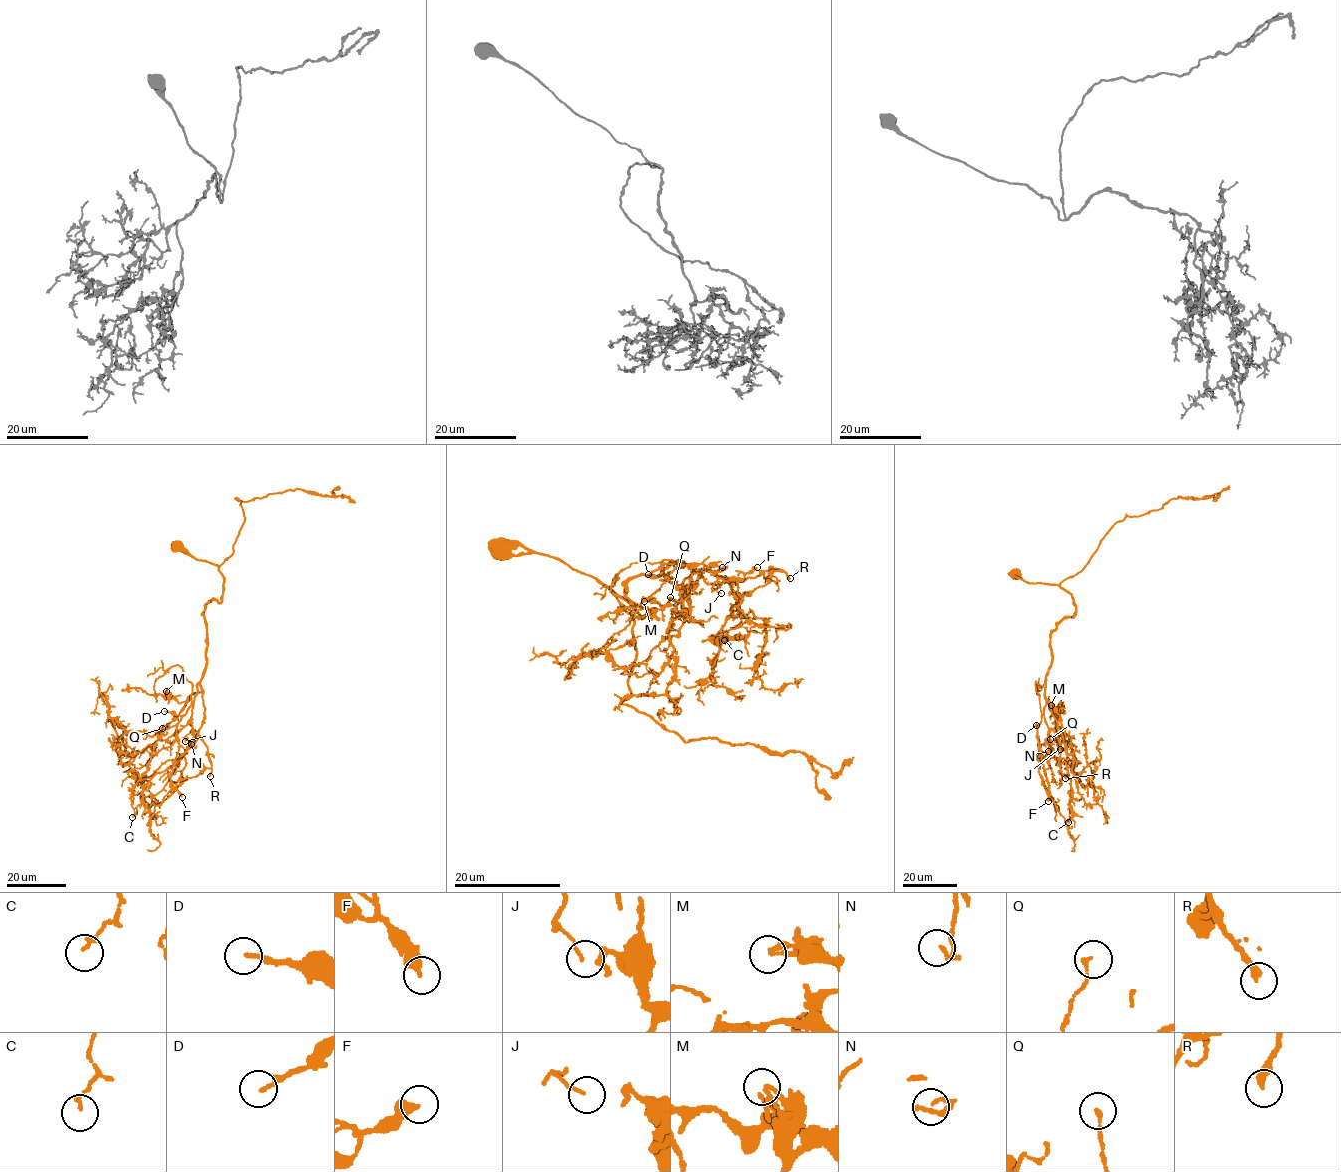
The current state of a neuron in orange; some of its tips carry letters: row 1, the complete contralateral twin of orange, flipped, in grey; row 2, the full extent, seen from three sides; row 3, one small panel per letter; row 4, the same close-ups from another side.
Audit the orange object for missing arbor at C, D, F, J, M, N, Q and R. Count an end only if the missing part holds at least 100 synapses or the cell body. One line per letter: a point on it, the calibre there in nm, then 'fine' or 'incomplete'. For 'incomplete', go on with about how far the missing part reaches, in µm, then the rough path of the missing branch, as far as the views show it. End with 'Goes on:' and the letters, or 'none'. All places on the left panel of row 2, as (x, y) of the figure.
C: at (132, 817); 170 nm thick; fine
D: at (164, 711); 180 nm thick; incomplete; about 45 µm are missing; missing branch runs (164, 711), (159, 692), (149, 688), (128, 709), (112, 718), (106, 728), (114, 739), (110, 739)
F: at (182, 797); 440 nm thick; fine
J: at (185, 741); 80 nm thick; fine
M: at (166, 691); 160 nm thick; fine
N: at (191, 744); 160 nm thick; fine
Q: at (162, 728); 160 nm thick; fine
R: at (210, 776); 280 nm thick; incomplete; about 40 µm are missing; missing branch runs (210, 776), (204, 797), (165, 830), (166, 836), (158, 849)
Goes on: D, R

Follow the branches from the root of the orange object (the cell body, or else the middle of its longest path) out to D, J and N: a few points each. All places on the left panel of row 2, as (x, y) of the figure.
D: (175, 545), (217, 565), (223, 582), (222, 599), (203, 614), (206, 670), (193, 704), (182, 716), (164, 711)
J: (175, 545), (217, 565), (223, 579), (222, 599), (209, 600), (203, 614), (206, 670), (185, 741)
N: (175, 545), (217, 565), (223, 579), (222, 599), (209, 600), (203, 614), (206, 670), (193, 700), (191, 744)

